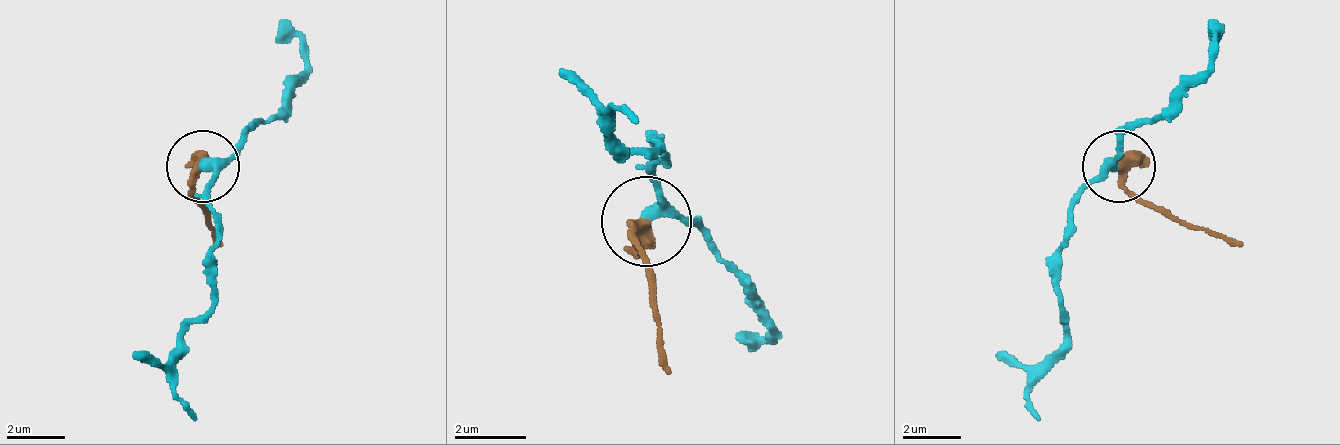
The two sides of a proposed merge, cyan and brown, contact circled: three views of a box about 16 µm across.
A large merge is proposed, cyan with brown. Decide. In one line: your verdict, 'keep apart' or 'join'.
keep apart

